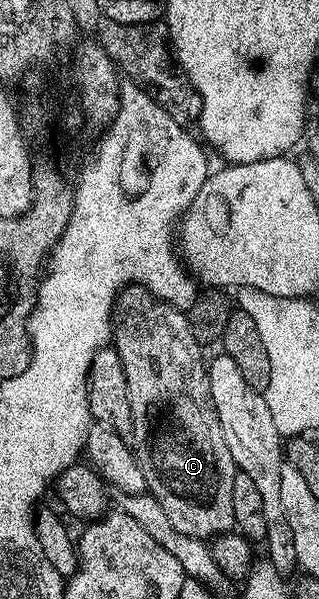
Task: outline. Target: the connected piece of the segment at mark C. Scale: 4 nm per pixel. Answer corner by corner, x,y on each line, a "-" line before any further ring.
130,285
117,292
117,301
113,309
113,334
111,336
112,346
117,348
119,357
123,361
123,369
127,373
127,397
131,405
131,421
133,430
131,432
131,446
136,454
137,462
141,464
141,472
145,478
145,486
148,494
163,505
167,517
171,517
171,525
179,529
179,533
187,533
187,537
199,537
209,541
235,527
235,505
231,501
231,489
235,489
235,477
238,470
235,461
231,457
231,449
227,449
227,441
223,441
223,429
219,425
219,417
215,413
215,401
211,397
211,385
209,384
209,368
207,366
207,355
204,355
202,344
198,343
195,333
191,333
188,314
180,306
174,305
164,298
155,297
147,288
140,285

